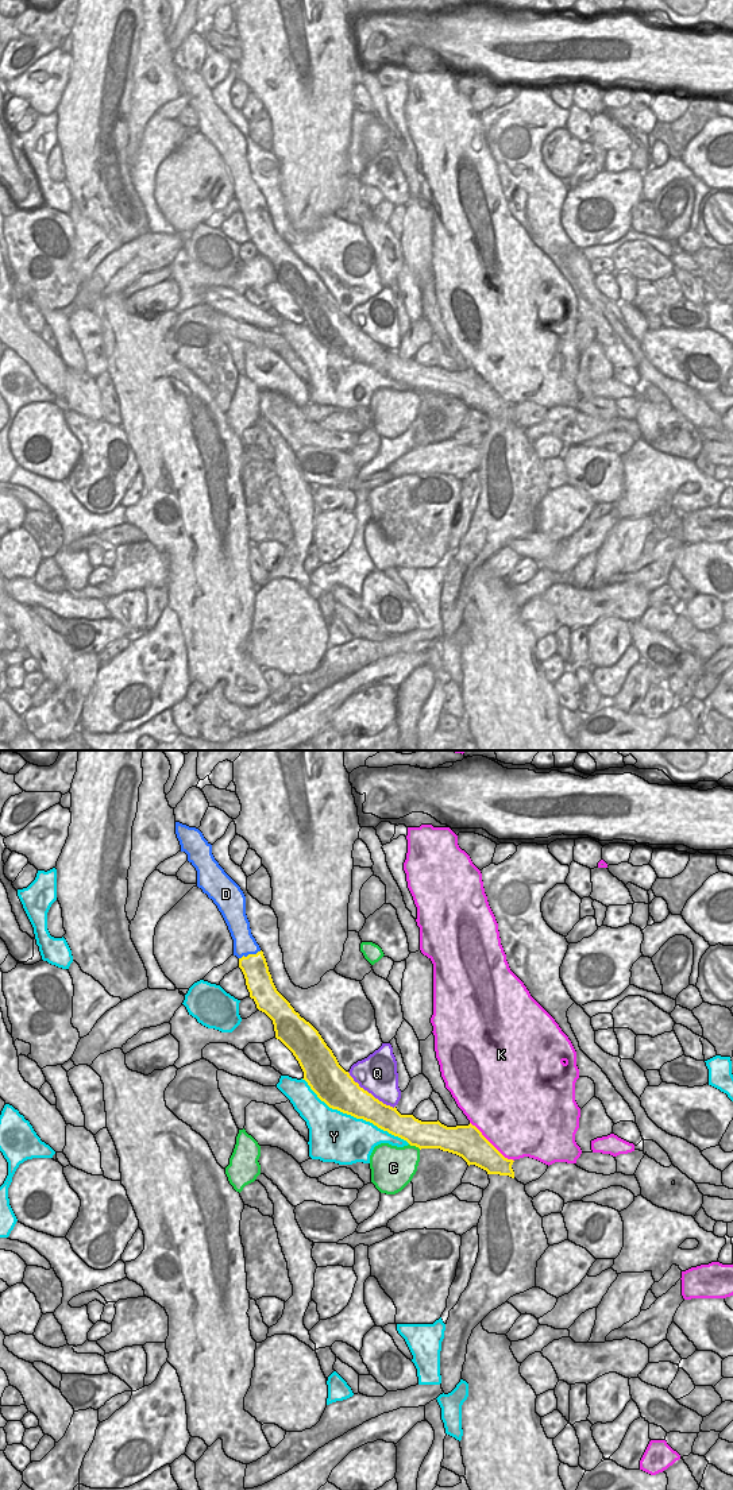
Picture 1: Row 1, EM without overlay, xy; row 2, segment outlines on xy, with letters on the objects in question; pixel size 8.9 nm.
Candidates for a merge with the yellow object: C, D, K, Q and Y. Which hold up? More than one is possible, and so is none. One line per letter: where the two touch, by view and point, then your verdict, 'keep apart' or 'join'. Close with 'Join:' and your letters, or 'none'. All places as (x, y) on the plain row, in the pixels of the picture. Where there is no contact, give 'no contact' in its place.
C: meets yellow in xy at (415, 389); keep apart
D: meets yellow in xy at (250, 199); join
K: meets yellow in xy at (490, 388); keep apart
Q: meets yellow in xy at (370, 338); keep apart
Y: meets yellow in xy at (354, 361); keep apart
Join: D

